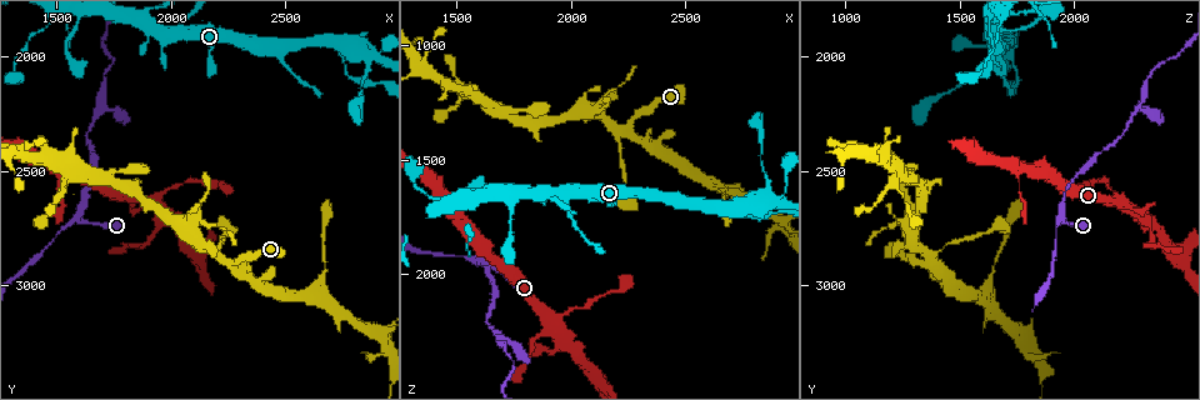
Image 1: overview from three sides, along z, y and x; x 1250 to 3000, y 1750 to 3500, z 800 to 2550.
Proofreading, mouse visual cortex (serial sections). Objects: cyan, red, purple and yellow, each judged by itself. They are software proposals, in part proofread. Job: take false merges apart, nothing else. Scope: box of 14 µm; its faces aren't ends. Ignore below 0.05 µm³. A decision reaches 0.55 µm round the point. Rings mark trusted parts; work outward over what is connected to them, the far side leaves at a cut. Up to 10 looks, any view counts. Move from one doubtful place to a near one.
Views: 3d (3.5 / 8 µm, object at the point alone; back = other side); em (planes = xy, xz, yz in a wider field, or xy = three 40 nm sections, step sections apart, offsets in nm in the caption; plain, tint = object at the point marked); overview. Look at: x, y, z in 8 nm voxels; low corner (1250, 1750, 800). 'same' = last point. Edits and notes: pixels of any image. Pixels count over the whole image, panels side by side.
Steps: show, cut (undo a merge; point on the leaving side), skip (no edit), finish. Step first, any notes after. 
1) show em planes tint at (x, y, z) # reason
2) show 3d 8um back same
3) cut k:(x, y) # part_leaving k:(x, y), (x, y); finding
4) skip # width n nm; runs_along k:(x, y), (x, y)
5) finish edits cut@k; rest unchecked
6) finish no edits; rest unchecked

show 3d 8um at (2260, 2900, 1340) # abrupt turn

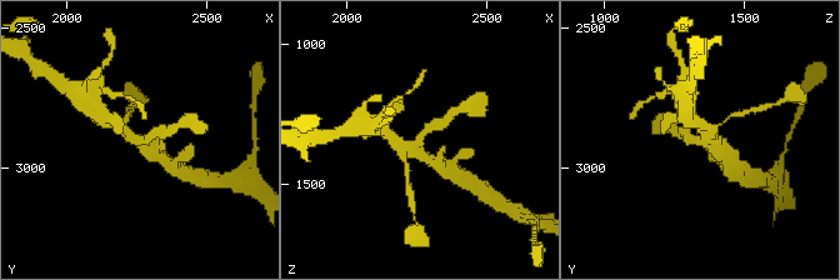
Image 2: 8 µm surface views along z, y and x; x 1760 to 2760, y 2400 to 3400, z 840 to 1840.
show em xy step 3 tint at (2250, 2910, 1350)

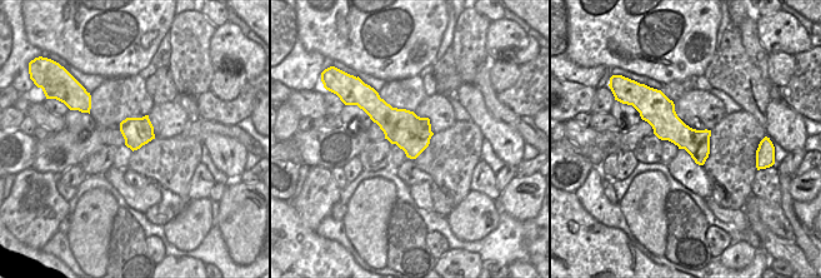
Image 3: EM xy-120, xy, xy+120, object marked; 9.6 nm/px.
skip # runs_along 2:(445, 120), (406, 146), (390, 135); continuous, no second cell

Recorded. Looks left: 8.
show 3d 3.5um at (2850, 1990, 1680) # four or more arms meet

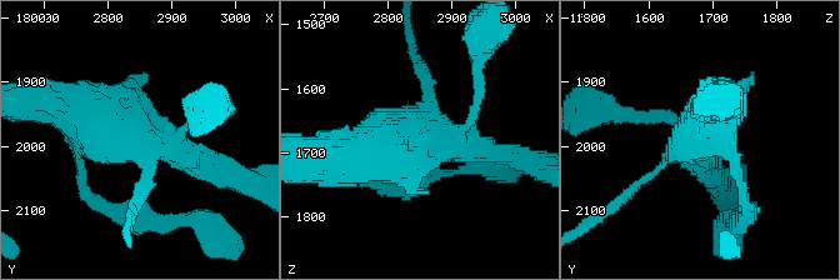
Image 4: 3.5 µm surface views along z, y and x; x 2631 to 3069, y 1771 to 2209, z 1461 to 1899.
show em xy step 3 tint at (2850, 1980, 1685) # shape alone is not enough

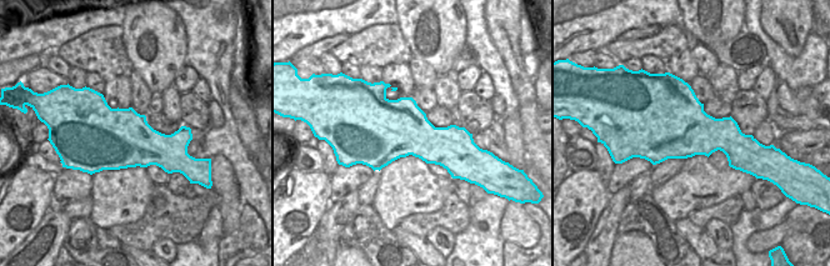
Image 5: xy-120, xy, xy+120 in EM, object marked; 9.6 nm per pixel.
skip # width 600 nm; runs_along 4:(50, 99), (128, 141), (143, 184); one cell here

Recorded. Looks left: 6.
show 3d 3.5um at (1910, 2630, 2190) # branch point

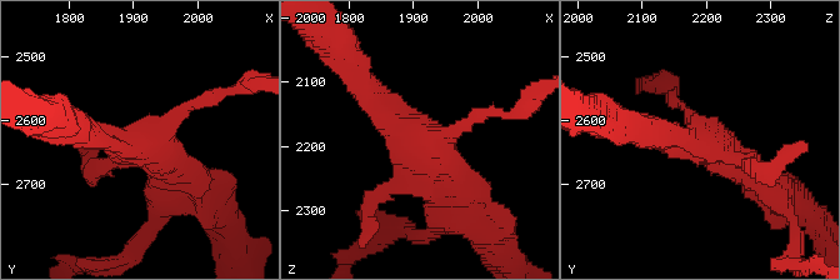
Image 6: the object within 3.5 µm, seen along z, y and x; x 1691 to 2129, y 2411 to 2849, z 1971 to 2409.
show em xy step 1 tint at (1900, 2635, 2185) # need the tissue

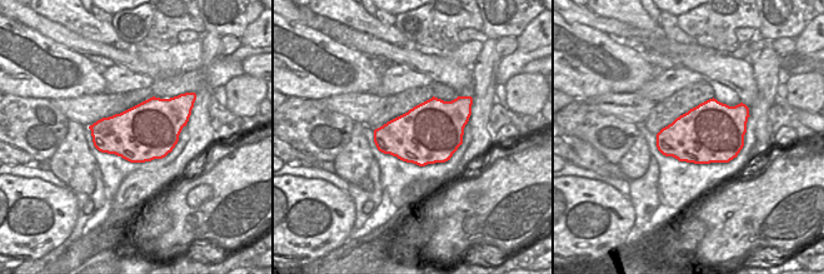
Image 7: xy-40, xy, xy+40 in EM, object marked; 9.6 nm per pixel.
show em xy step 2 tint same

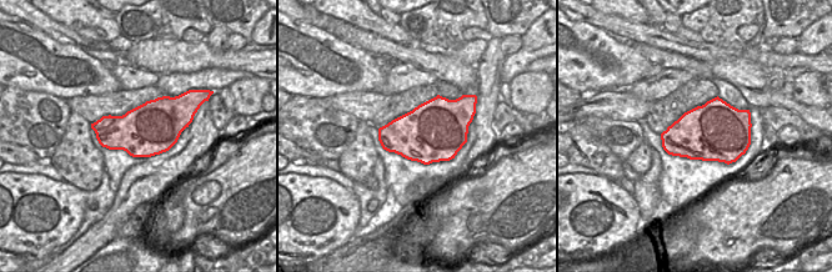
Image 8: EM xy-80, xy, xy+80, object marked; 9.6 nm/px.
skip # one cell here

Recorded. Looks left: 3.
show 3d 8um at (1590, 2700, 1950) # arms part here

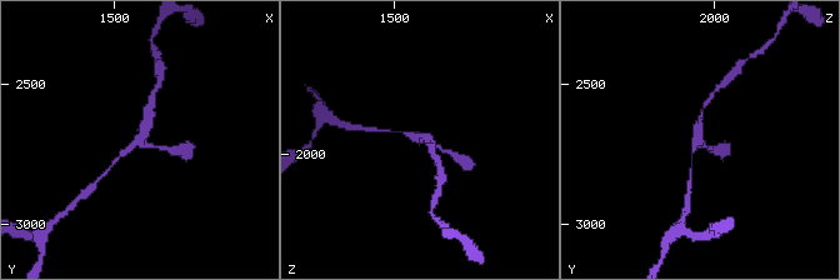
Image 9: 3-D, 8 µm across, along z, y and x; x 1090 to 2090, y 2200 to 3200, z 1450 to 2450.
show 3d 3.5um at (1600, 2710, 1950)

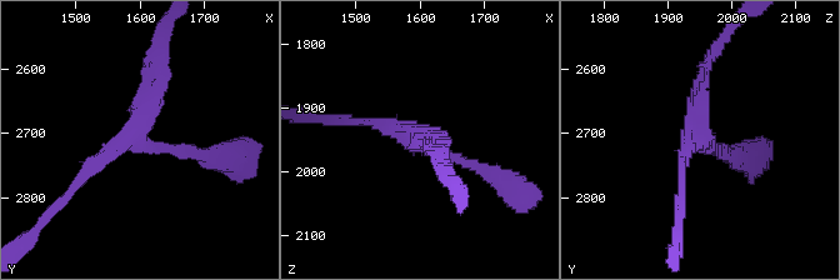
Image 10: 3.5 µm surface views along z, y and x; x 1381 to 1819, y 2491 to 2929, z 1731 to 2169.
show em xy step 1 tint at (1595, 2710, 1955) # arms 3; arm_widths 150, 150, 150 nm

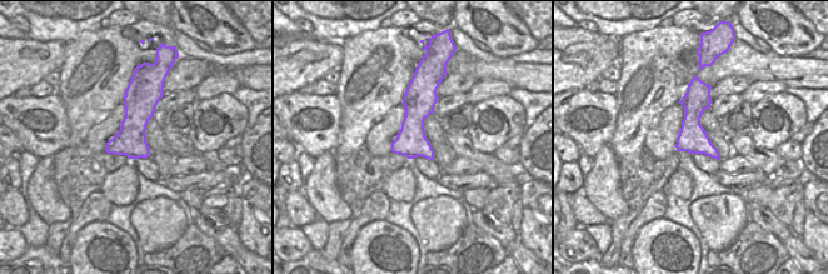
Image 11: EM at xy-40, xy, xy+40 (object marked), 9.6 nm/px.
skip # runs_along 10:(209, 156), (136, 138), (159, 65); continuous, no second cell

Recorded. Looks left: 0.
finish no edits; rest unchecked

